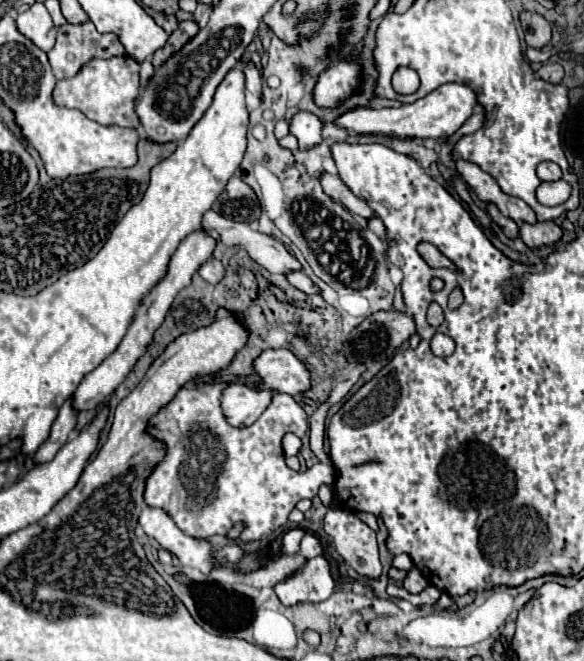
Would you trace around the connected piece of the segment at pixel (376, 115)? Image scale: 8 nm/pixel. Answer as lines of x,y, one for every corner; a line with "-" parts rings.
444,84
430,92
428,96
416,100
414,104
404,104
400,108
356,108
352,112
346,112
336,122
338,126
352,128
362,134
396,134
400,138
440,138
440,136
452,136
474,112
474,106
478,104
476,94
466,84

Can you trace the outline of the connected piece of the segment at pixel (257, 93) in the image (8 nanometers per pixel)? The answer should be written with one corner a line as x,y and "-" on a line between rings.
246,62
246,66
242,68
244,74
246,74
246,90
258,100
262,102
262,78
260,78
260,72
256,70
256,66
252,62

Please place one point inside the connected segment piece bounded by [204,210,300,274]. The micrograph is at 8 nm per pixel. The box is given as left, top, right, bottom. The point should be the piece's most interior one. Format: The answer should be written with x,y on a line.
263,249

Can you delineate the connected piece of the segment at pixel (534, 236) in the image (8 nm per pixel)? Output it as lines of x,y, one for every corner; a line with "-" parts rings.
536,222
536,224
522,224
520,226
520,238
528,248
540,248
556,244
562,238
562,228
556,226
556,222

